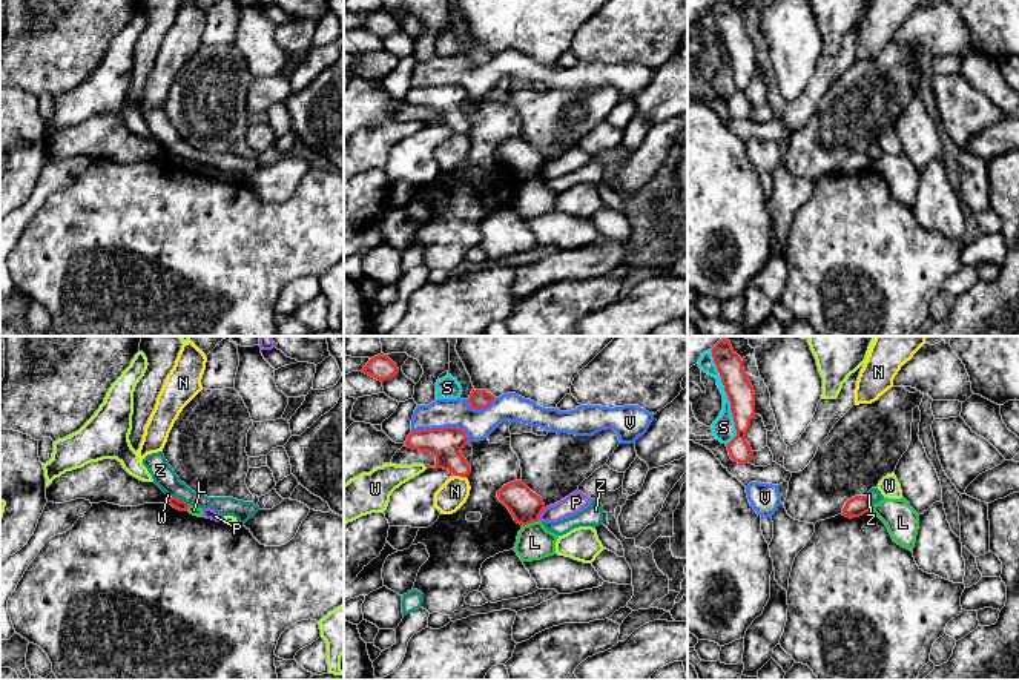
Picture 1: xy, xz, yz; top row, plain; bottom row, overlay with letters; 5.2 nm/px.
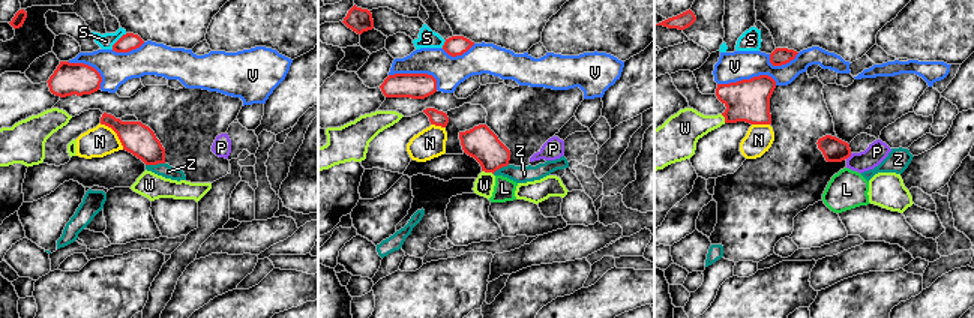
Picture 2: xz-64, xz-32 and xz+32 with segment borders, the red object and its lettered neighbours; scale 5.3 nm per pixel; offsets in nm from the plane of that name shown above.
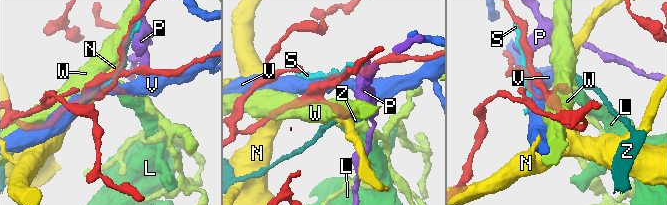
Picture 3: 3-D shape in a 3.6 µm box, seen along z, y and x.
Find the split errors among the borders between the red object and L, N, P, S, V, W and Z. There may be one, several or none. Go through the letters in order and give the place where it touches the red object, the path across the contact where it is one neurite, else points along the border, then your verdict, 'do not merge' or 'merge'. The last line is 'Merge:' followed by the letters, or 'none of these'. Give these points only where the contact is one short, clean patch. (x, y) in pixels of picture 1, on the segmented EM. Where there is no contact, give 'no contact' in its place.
L: meets red in xz at (530, 522); border along xz (537, 519), (522, 527); do not merge
N: meets red in xz at (459, 475); do not merge
P: meets red in xz at (540, 513); border along xz (545, 508), (537, 519); do not merge
S: meets red in yz at (731, 410); do not merge
V: meets red in xz at (442, 429); do not merge
W: meets red in xy at (171, 498); do not merge
Z: meets red in xy at (181, 501); border along xy (172, 496), (189, 504); do not merge
Merge: none of these

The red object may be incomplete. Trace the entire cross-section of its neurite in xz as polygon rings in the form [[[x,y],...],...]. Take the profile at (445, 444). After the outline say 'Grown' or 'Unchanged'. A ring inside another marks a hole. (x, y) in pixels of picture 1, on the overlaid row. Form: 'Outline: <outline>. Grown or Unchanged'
Outline: [[[457,427],[433,428],[411,431],[405,441],[405,445],[413,450],[427,451],[436,456],[436,465],[433,468],[448,470],[453,476],[467,477],[471,468],[467,459],[462,456],[462,448],[468,445],[467,433]]]. Unchanged

